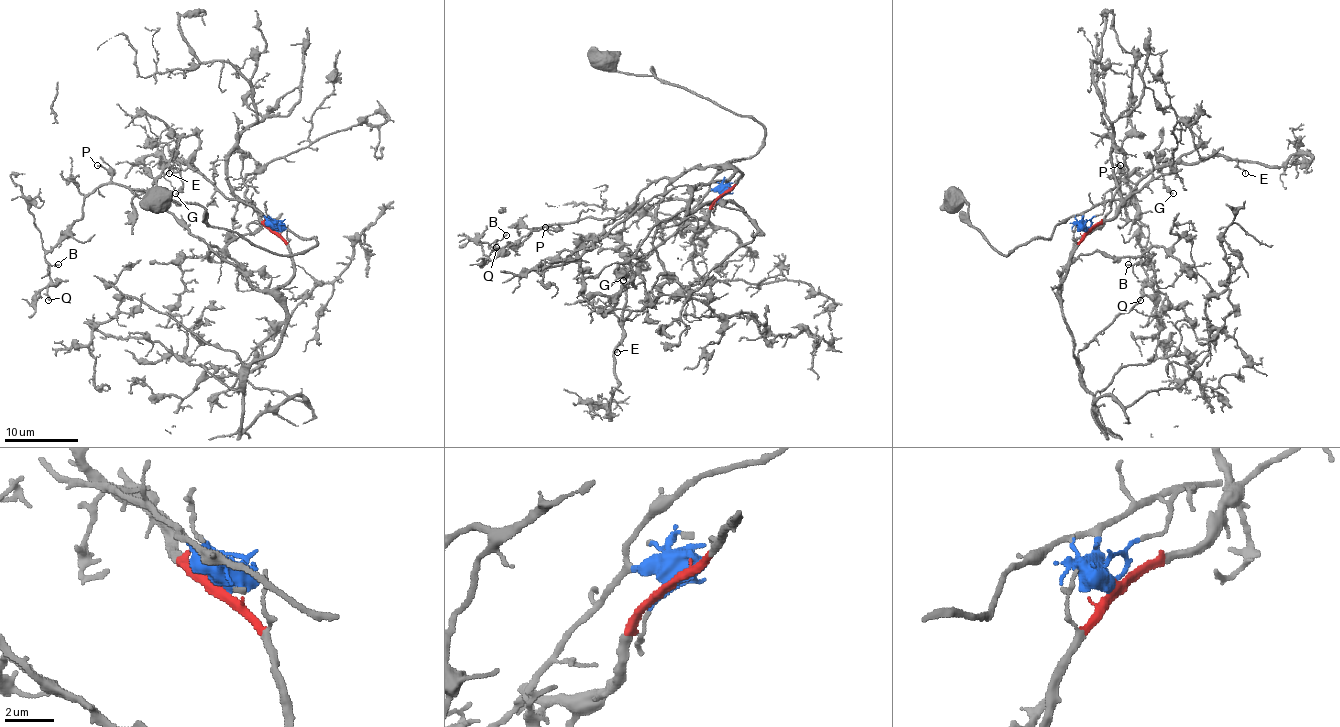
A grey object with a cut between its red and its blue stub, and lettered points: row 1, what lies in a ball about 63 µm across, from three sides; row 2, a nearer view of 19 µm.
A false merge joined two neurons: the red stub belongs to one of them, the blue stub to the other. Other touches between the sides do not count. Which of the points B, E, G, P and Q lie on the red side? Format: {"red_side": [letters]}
{"red_side": ["B", "P", "Q"]}

